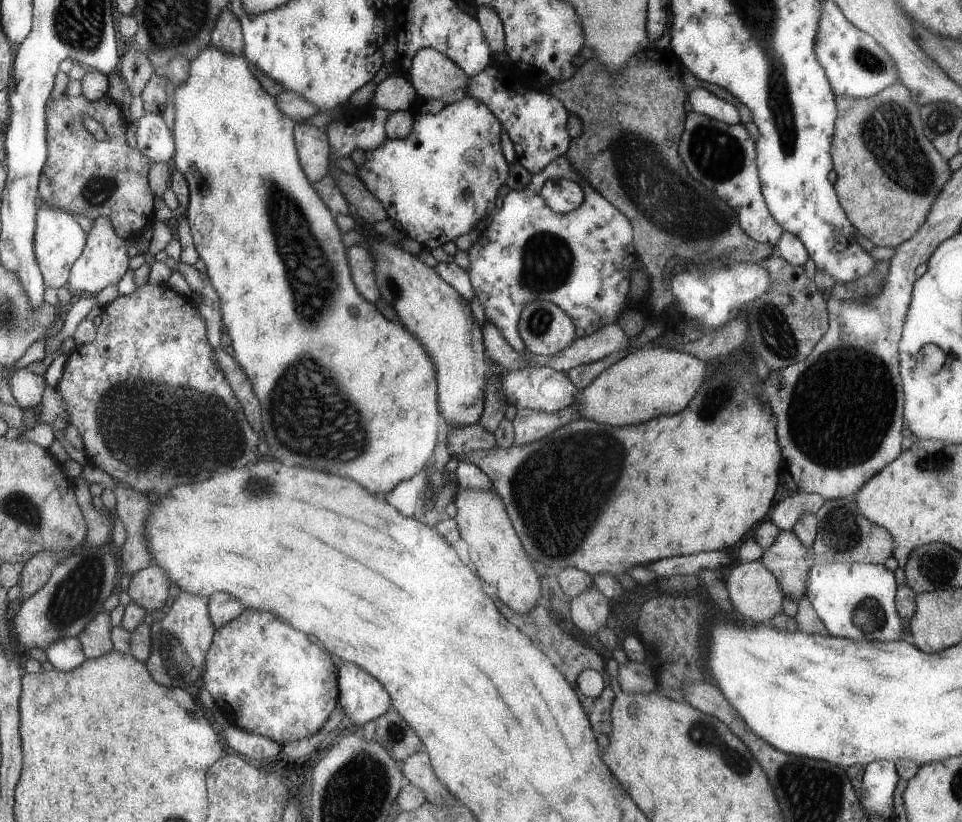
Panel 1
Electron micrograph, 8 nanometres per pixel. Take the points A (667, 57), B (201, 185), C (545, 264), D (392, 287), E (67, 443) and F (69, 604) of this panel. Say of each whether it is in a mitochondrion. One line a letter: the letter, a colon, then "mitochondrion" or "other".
A: other
B: other
C: mitochondrion
D: mitochondrion
E: other
F: mitochondrion

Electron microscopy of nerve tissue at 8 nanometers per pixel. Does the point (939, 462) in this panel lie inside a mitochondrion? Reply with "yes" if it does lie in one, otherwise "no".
yes

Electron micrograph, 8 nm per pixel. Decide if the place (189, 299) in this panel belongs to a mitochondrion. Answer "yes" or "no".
no

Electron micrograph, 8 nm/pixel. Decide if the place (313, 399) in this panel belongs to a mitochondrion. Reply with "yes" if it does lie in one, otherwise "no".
yes

